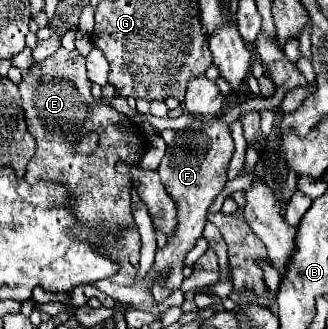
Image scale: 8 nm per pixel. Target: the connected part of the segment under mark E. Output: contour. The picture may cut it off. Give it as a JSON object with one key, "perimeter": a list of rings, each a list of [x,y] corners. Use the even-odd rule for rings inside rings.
{"perimeter":[[[59,48],[51,58],[47,58],[45,62],[35,64],[29,70],[23,70],[23,82],[19,84],[19,92],[23,98],[23,110],[25,110],[25,120],[27,120],[27,128],[33,134],[33,138],[37,140],[37,152],[31,158],[29,166],[27,166],[27,174],[25,174],[25,182],[31,186],[39,180],[45,182],[57,182],[57,184],[69,184],[69,204],[67,208],[71,210],[71,214],[77,218],[77,224],[71,228],[71,234],[79,240],[87,240],[93,246],[99,246],[99,252],[105,254],[107,258],[115,260],[119,264],[119,284],[121,286],[129,286],[139,270],[139,248],[141,248],[141,238],[139,232],[135,228],[135,222],[131,218],[131,176],[129,174],[121,174],[115,170],[117,162],[125,162],[125,164],[137,164],[147,150],[147,140],[141,132],[141,128],[137,124],[131,124],[131,120],[119,112],[115,112],[109,106],[99,104],[93,94],[91,94],[91,80],[87,80],[87,70],[85,70],[85,58],[75,50],[69,52],[65,48]],[[85,132],[99,132],[99,146],[95,148],[93,154],[85,156],[81,152],[77,152],[77,144],[79,138]]]}

